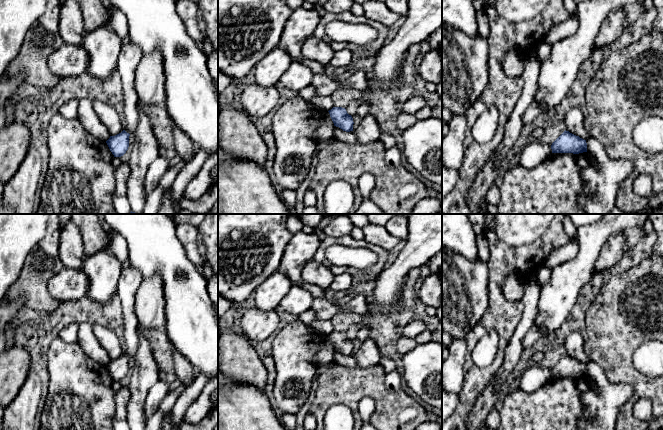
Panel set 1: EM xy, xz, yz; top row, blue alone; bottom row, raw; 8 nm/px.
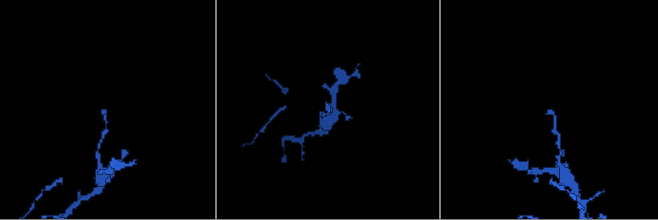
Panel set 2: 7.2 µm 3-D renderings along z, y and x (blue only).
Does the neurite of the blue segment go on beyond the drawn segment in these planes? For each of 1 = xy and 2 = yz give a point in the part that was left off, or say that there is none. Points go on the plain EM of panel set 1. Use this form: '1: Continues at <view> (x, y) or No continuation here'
1: Continues at xy (130, 280)
2: No continuation here

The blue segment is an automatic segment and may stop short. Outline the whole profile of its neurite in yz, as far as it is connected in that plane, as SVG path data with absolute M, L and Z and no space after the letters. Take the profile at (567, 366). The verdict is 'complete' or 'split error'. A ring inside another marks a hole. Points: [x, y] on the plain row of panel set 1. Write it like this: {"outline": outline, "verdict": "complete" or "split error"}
{"outline": "M564 355L551 369L552 377L573 377L587 376L586 364L576 360L569 355Z", "verdict": "complete"}

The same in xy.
{"outline": "M131 265L122 269L117 286L117 296L122 303L124 316L124 354L110 360L106 365L114 381L123 380L129 371L129 360L137 352L138 339L138 319L135 314L136 293L143 281L142 274Z", "verdict": "split error"}

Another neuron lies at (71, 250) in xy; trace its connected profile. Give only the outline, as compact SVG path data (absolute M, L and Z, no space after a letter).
M68 221L60 231L59 257L64 268L83 269L84 246L77 225Z

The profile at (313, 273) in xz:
M311 260L302 270L302 281L308 285L319 286L322 289L330 287L335 275L329 266Z

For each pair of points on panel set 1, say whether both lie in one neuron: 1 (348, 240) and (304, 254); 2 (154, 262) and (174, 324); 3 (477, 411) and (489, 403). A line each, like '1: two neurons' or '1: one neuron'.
1: two neurons
2: one neuron
3: one neuron

